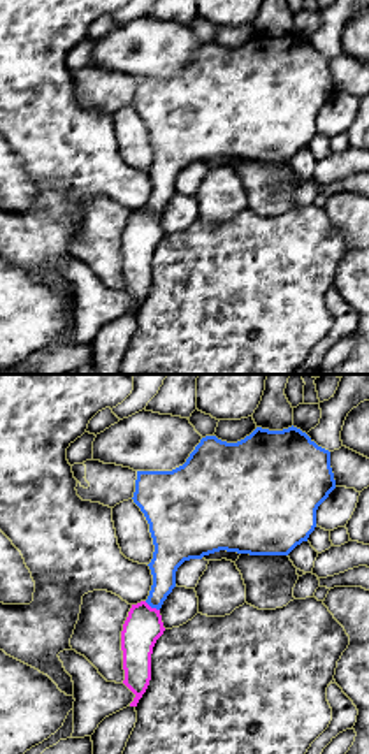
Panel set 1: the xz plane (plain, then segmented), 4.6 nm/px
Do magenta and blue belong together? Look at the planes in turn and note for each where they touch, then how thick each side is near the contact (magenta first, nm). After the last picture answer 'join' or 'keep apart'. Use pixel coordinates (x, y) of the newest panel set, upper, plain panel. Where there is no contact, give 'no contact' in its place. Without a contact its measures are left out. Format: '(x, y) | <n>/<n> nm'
(150, 213) | 170/140 nm

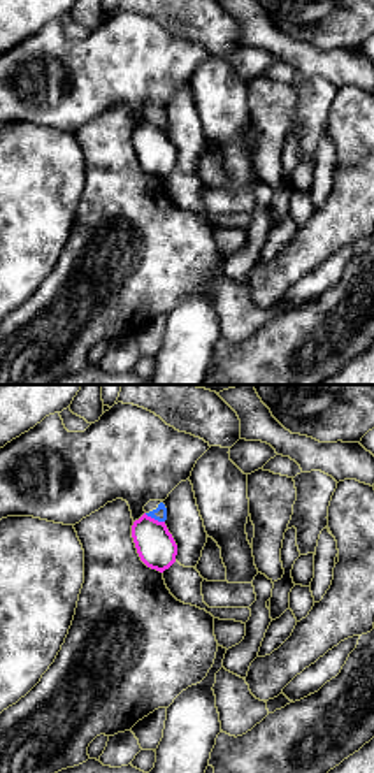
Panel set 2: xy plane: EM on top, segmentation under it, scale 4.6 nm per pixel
(153, 125) | 180/60 nm

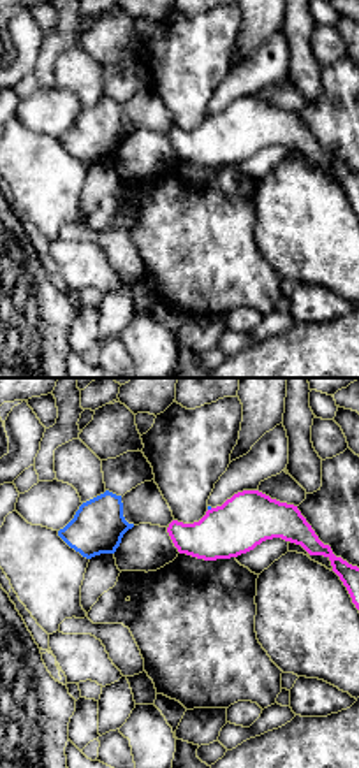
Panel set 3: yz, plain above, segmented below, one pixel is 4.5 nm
(212, 115) | 260/20 nm

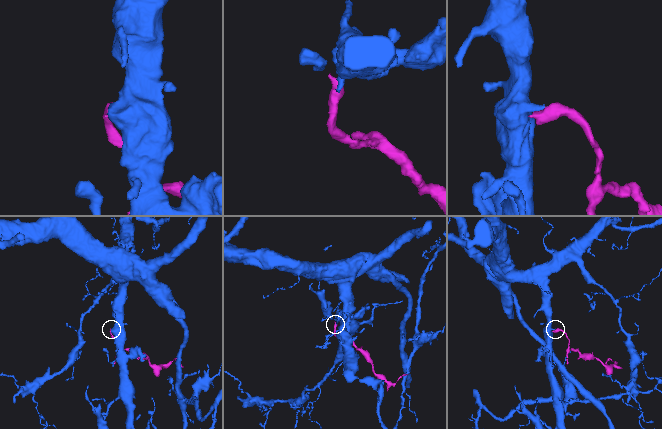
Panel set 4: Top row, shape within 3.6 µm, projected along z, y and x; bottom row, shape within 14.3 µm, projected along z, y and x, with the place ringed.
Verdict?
keep apart

